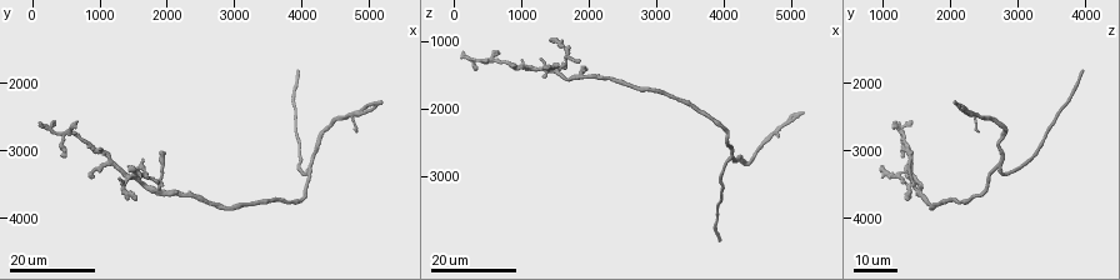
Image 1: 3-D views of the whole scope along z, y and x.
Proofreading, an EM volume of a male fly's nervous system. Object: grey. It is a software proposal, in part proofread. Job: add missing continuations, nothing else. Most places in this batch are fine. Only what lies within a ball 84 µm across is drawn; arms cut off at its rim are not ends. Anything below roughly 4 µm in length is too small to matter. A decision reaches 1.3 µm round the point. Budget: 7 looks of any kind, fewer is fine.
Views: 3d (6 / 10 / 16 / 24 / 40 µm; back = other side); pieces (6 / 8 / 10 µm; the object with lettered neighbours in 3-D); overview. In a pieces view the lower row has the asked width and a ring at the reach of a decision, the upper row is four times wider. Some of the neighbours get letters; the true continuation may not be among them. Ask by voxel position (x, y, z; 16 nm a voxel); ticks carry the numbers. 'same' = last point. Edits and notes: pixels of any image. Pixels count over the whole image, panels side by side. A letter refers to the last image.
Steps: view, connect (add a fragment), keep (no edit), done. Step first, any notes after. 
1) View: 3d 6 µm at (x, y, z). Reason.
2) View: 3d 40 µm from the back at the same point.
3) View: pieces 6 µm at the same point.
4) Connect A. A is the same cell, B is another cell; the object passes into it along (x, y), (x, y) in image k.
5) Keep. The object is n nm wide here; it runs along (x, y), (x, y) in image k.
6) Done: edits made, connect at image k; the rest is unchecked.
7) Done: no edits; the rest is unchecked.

View: 3d 16 µm at (1500, 3750, 1300). An open end.

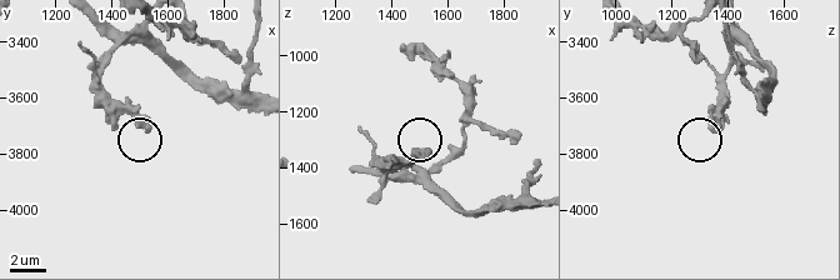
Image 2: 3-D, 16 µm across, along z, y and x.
View: pieces 8 µm at (1520, 3720, 1360). See the neighbours.

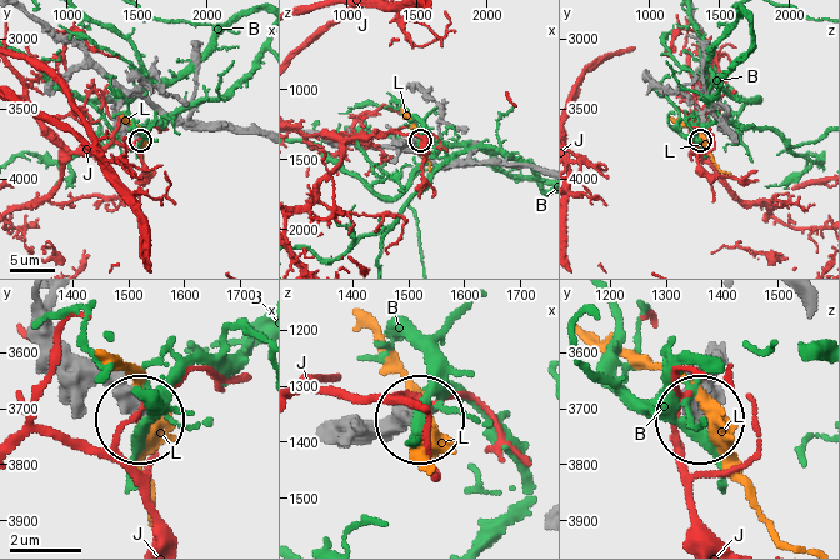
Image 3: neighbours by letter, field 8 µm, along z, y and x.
Keep. B, J and L are other cells; none of them fits.

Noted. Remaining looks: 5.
View: 3d 16 µm at (900, 3400, 1350). Thick end.

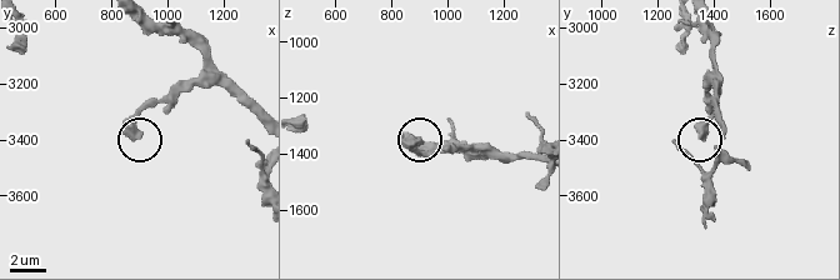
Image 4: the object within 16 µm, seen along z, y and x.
View: pieces 10 µm at (880, 3390, 1360).

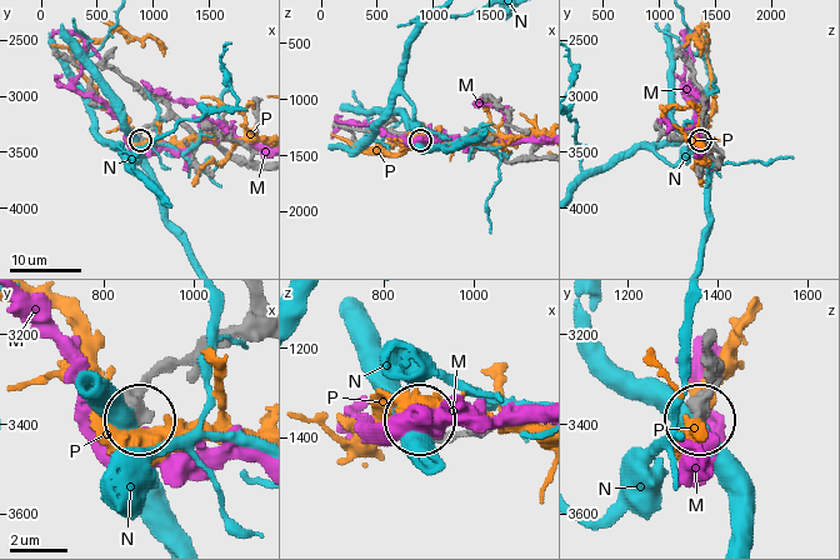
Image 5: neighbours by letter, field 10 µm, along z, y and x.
Keep. M, N and P are other cells; it runs along (236, 163), (170, 118), (145, 125), (140, 139) in image 5; none of them fits.

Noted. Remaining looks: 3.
View: 3d 24 µm at (1250, 3400, 1250). Tapers out.

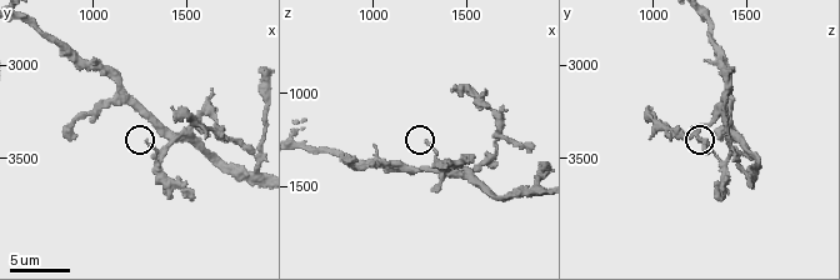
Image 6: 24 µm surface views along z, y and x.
View: pieces 8 µm at (1280, 3420, 1260).

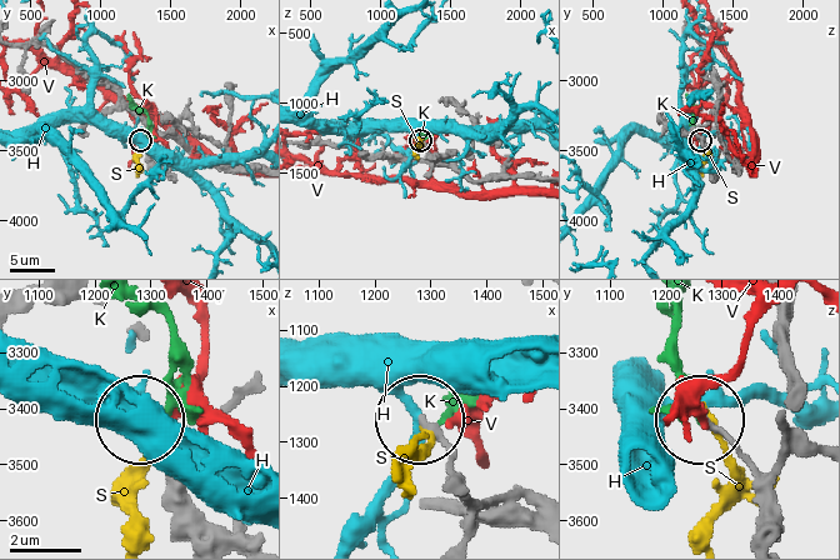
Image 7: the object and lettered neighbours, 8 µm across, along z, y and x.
Keep. H, K, S and V are other cells; no lettered fragment goes on from it.

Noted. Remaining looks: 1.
Done: no edits; the rest is unchecked.

